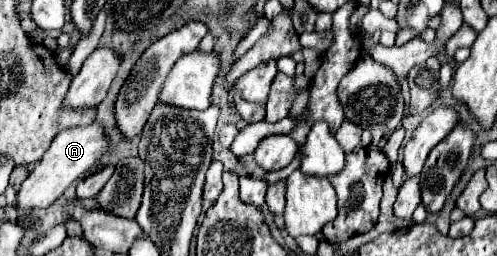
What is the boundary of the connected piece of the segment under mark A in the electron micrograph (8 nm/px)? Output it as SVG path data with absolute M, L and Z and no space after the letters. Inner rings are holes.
M92 122L88 126L74 126L68 130L62 130L52 140L50 148L42 156L42 160L36 164L36 168L30 172L30 176L22 182L18 192L18 206L24 210L30 208L46 208L56 198L64 194L64 190L78 180L82 174L86 174L104 154L112 150L108 136L104 134L104 128L100 122Z

